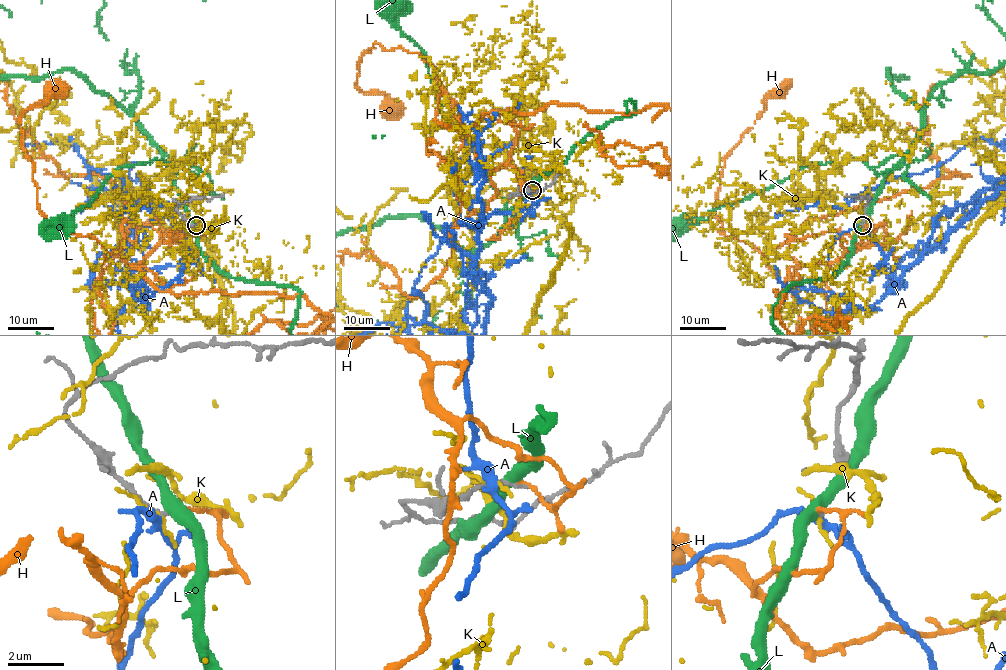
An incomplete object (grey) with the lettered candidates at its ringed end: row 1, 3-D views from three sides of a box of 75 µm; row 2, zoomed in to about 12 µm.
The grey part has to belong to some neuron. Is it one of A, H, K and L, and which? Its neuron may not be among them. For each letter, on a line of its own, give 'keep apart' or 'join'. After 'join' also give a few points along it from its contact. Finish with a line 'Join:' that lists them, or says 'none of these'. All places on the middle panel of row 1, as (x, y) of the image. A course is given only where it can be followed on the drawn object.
A: keep apart
H: join; course (531, 190), (508, 166), (485, 172), (476, 160), (434, 67), (374, 43), (355, 85), (387, 107)
K: keep apart
L: keep apart
Join: H

